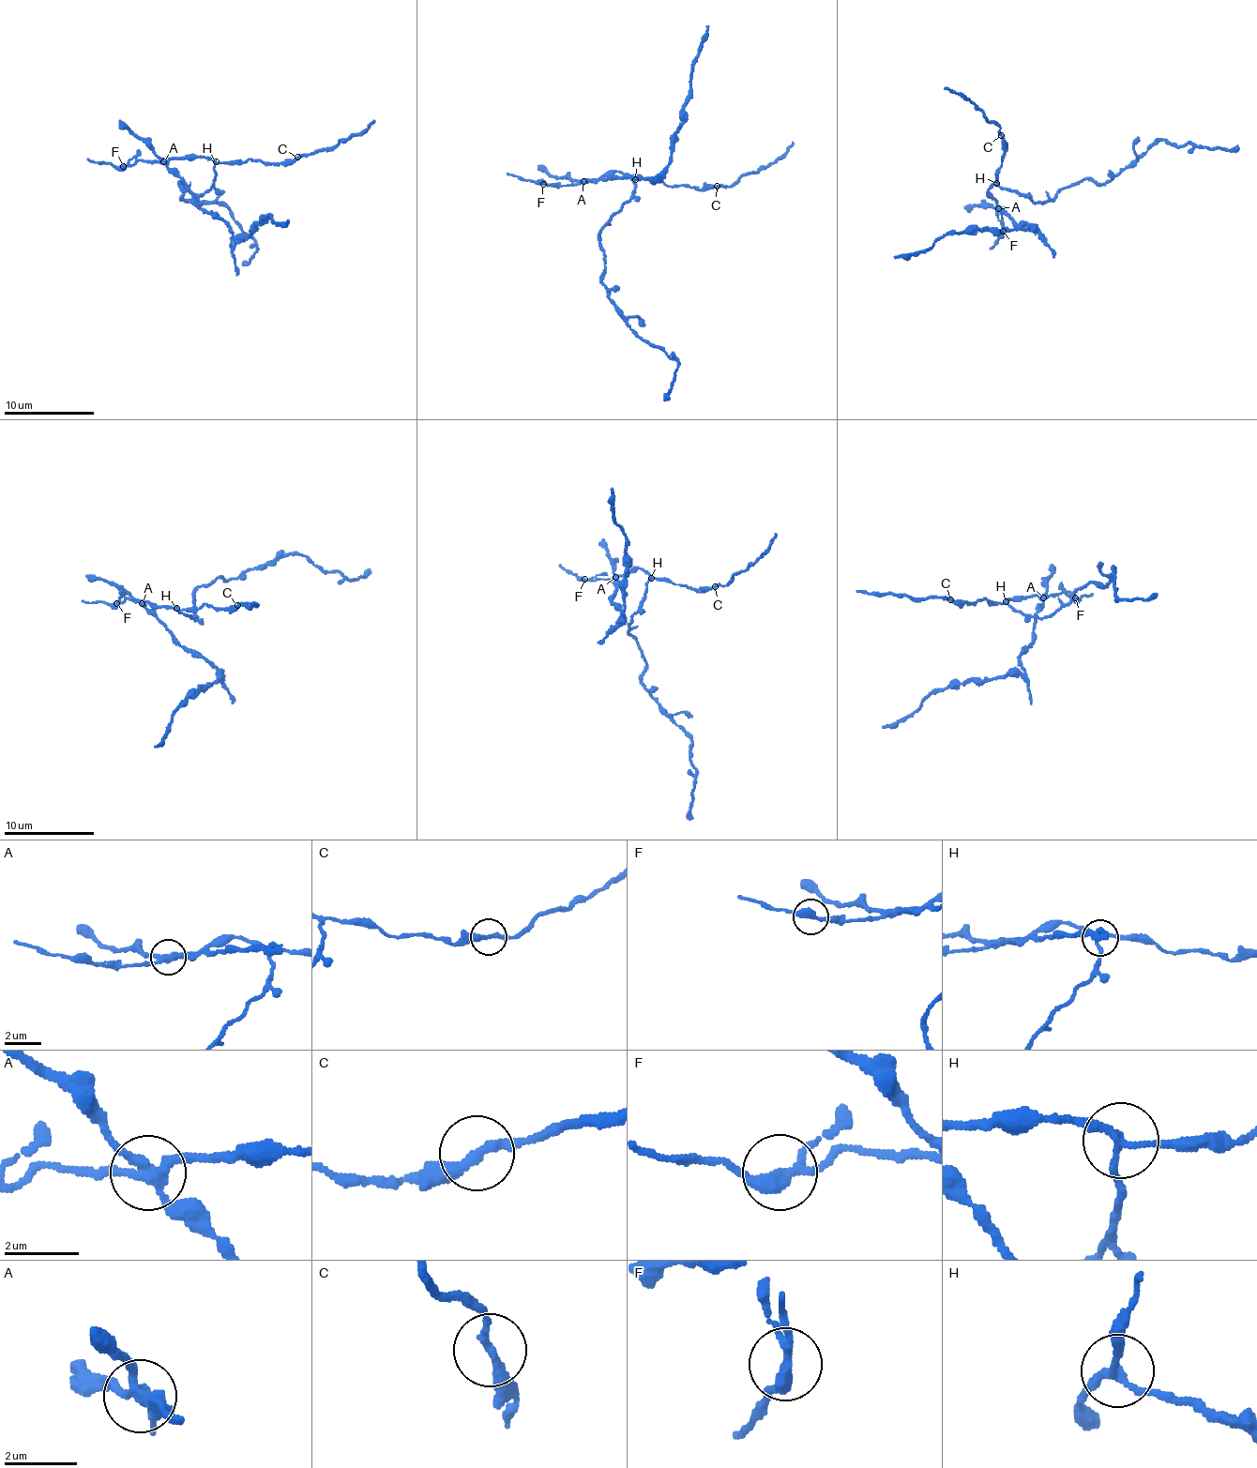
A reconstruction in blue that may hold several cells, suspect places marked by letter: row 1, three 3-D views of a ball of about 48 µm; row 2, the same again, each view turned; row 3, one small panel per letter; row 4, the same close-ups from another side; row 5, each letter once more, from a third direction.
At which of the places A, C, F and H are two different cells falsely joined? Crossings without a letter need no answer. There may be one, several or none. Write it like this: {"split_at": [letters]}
{"split_at": ["A", "H"]}

